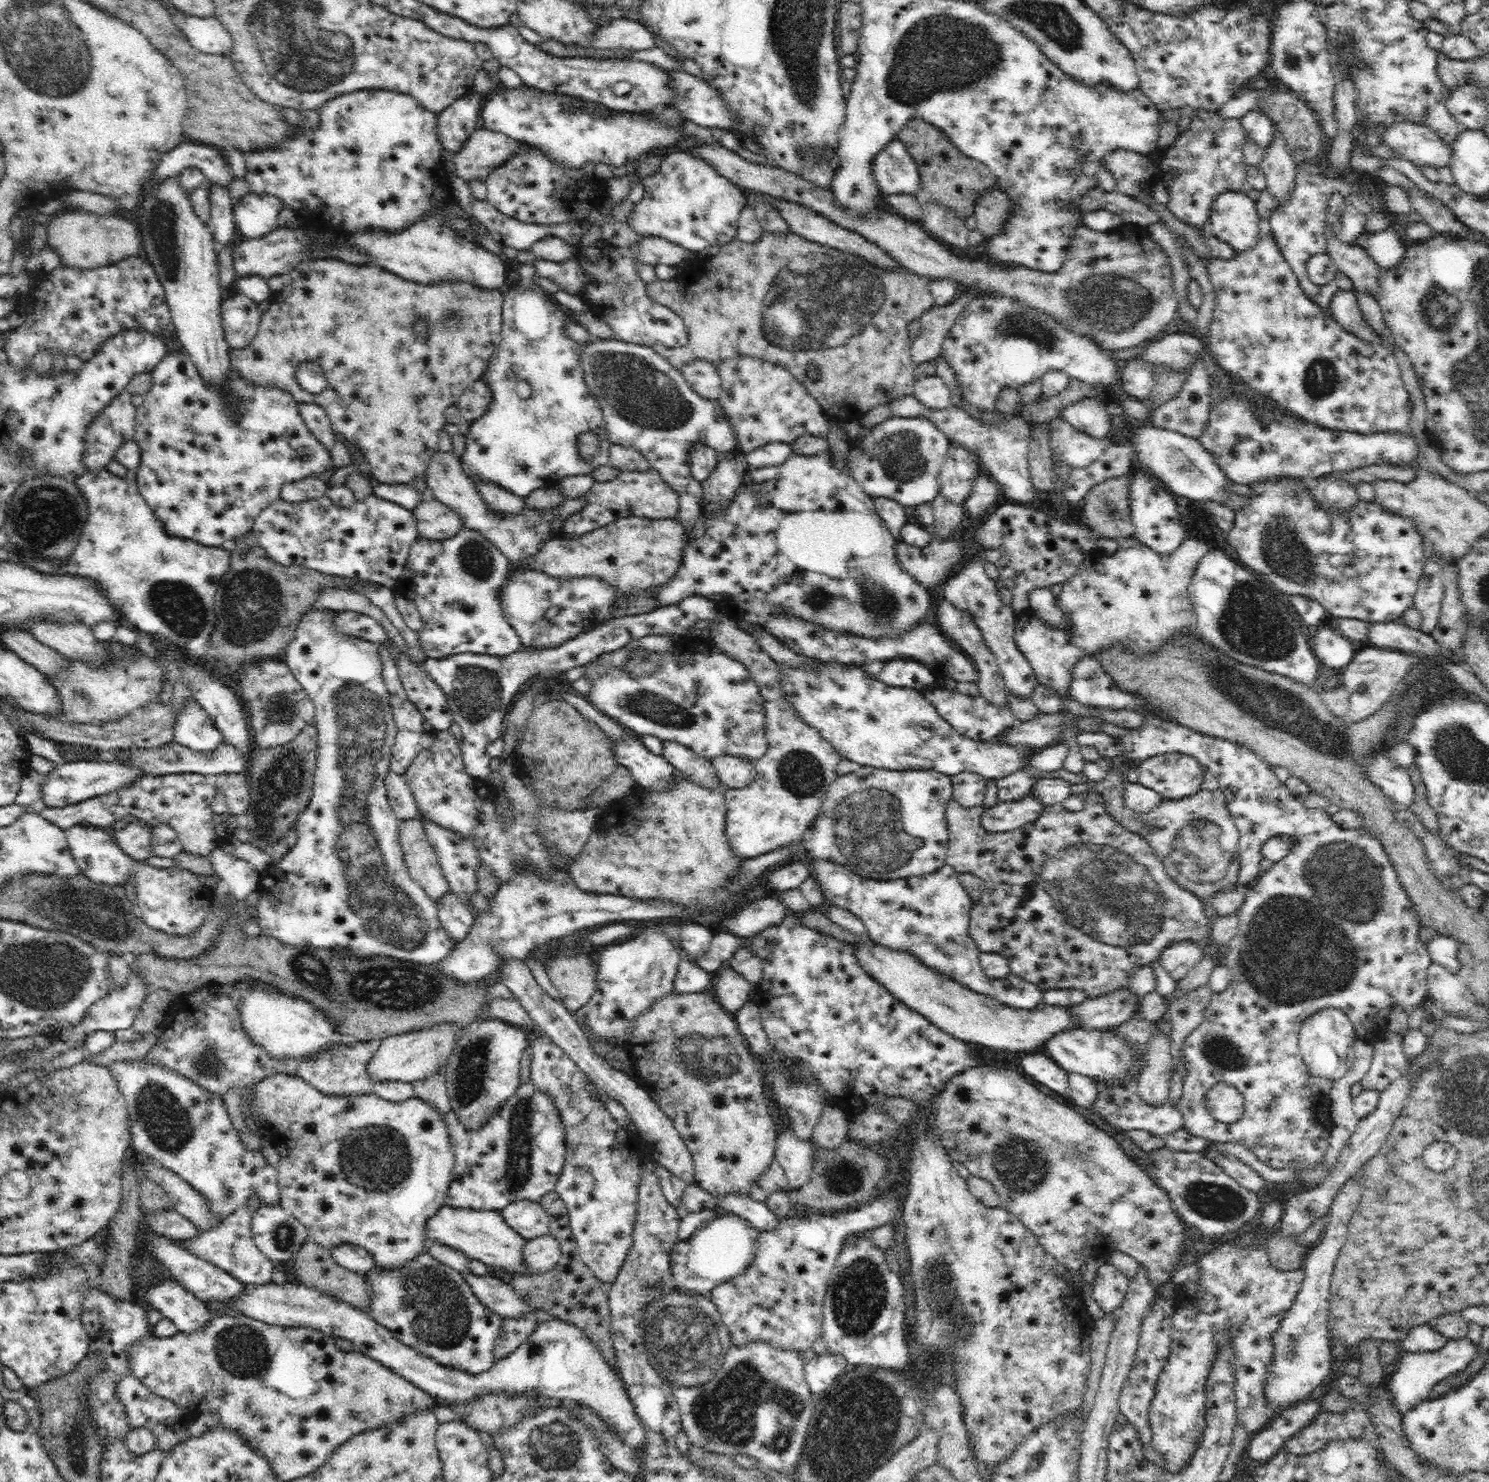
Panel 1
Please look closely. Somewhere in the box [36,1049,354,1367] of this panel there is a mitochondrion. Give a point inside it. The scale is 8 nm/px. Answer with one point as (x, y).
(165, 1121)

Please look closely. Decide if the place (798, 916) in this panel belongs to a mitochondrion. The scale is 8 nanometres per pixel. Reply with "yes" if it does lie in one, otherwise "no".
no

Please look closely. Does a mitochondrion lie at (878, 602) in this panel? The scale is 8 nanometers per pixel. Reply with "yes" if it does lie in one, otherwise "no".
yes

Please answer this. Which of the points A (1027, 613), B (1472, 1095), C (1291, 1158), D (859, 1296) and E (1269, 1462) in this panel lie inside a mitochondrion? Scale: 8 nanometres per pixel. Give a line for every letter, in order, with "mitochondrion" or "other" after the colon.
A: other
B: mitochondrion
C: other
D: mitochondrion
E: other

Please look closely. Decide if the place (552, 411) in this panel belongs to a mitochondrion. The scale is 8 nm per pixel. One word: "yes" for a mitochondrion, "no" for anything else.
no

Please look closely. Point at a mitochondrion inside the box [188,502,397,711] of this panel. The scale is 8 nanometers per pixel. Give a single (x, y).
(252, 599)

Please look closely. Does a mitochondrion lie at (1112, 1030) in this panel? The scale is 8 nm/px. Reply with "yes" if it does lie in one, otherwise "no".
no

